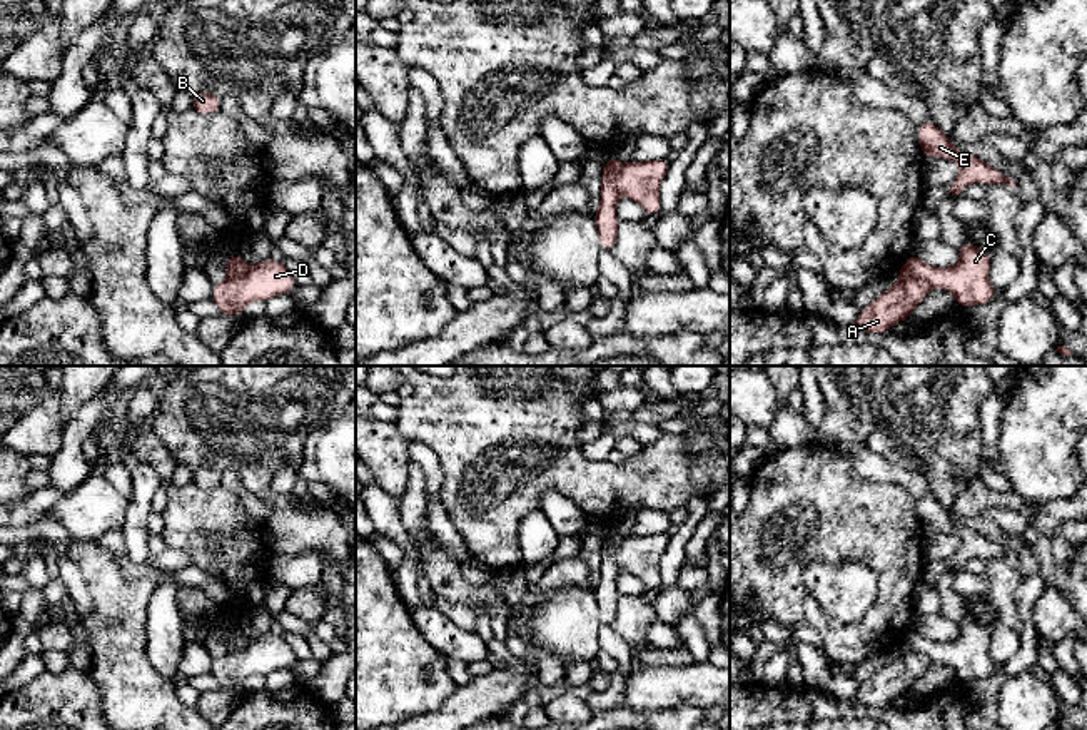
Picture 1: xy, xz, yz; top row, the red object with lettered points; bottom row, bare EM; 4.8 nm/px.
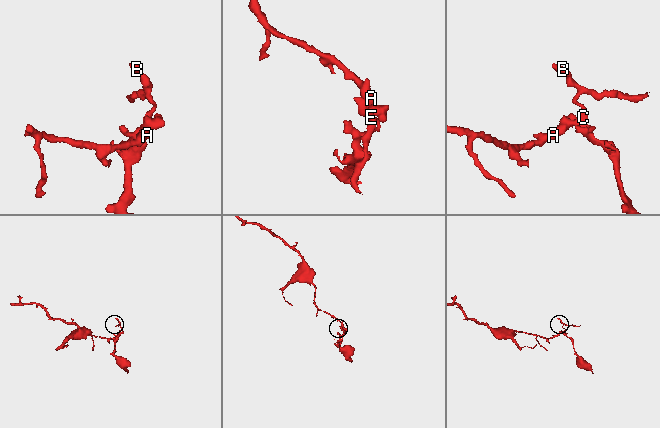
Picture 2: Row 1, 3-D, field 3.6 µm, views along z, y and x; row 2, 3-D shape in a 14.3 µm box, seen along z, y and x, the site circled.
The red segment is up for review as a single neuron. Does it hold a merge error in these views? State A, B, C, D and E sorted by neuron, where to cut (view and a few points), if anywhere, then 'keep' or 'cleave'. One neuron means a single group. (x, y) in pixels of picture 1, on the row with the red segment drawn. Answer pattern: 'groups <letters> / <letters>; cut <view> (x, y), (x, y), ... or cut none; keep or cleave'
groups A D / B C E; cut xz (623, 164), (605, 174), (620, 194); cleave

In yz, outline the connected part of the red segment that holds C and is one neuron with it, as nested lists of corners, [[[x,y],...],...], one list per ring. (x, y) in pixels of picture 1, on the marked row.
[[[963,242],[958,249],[958,264],[953,267],[933,267],[912,252],[897,276],[900,279],[917,276],[930,282],[932,287],[950,291],[958,309],[992,302],[997,289],[988,281],[990,254],[973,242]]]

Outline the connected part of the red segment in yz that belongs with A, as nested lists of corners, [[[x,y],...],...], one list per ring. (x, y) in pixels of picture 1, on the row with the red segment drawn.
[[[910,276],[900,279],[877,301],[862,309],[857,321],[848,327],[853,331],[885,334],[892,326],[910,317],[930,291],[932,284],[922,277]]]

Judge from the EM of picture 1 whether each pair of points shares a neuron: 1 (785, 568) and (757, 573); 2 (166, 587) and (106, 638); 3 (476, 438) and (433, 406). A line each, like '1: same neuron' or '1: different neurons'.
1: same neuron
2: different neurons
3: same neuron

